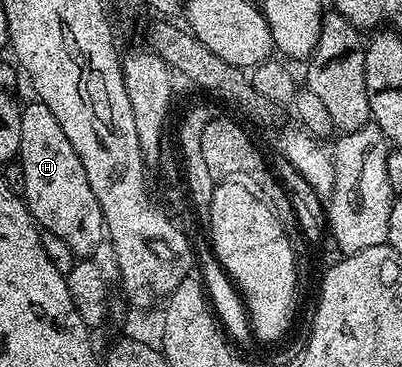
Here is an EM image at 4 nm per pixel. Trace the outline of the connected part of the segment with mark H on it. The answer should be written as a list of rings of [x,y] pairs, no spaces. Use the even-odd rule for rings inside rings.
[[[31,100],[30,103],[22,106],[20,148],[17,161],[22,167],[20,194],[39,227],[47,234],[60,236],[60,240],[64,240],[64,244],[68,244],[68,248],[72,248],[75,259],[86,260],[94,256],[98,245],[101,242],[103,245],[106,221],[102,215],[100,204],[96,200],[96,192],[92,192],[92,184],[88,184],[84,164],[80,164],[80,156],[76,156],[76,148],[72,148],[68,136],[64,136],[64,128],[60,128],[56,116],[52,116],[52,108],[48,108],[48,104]]]

